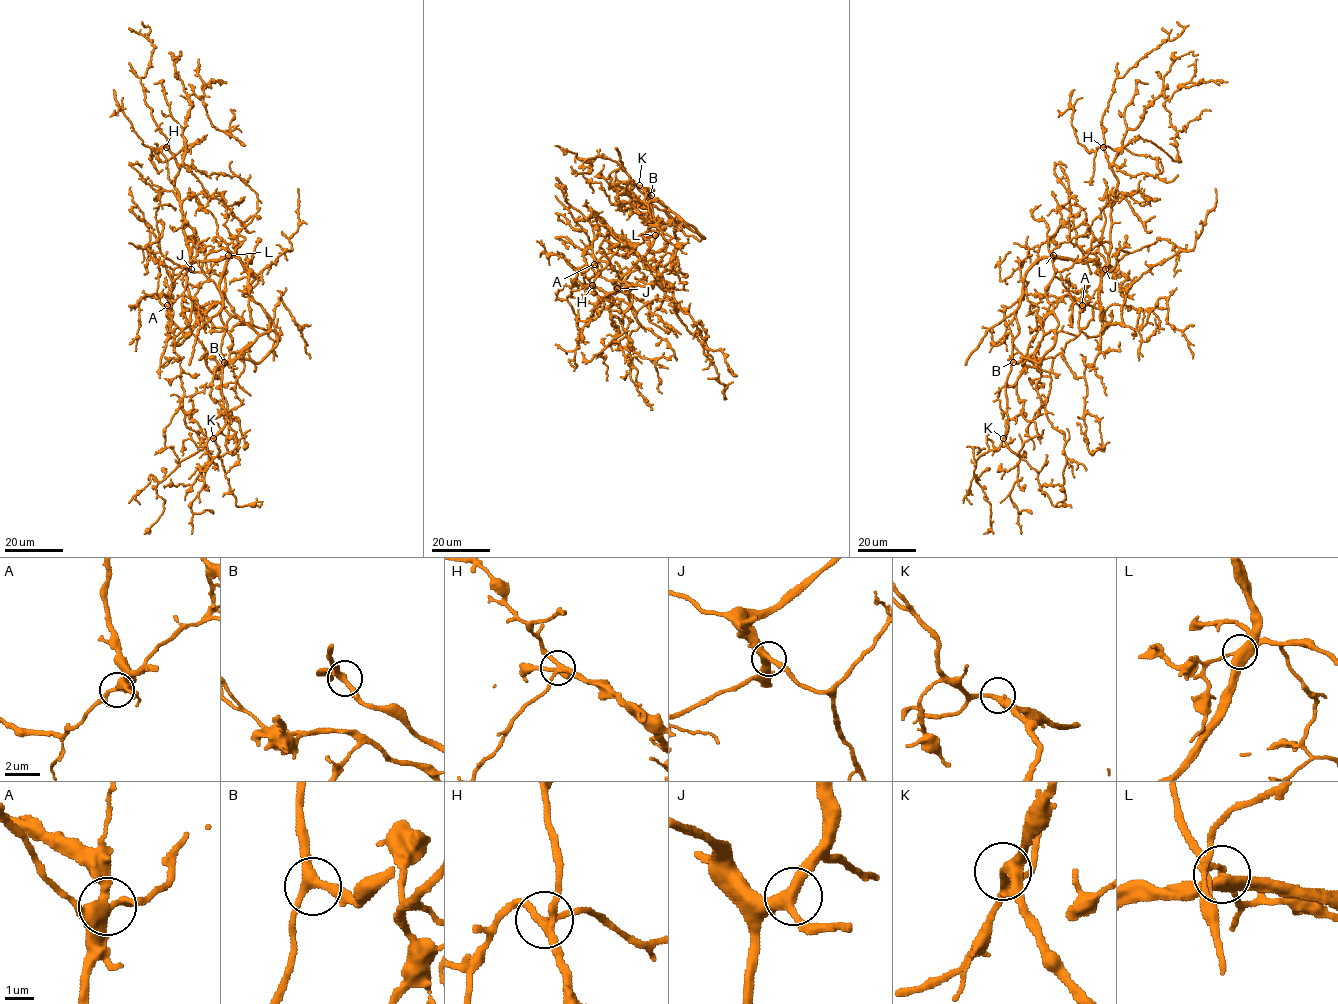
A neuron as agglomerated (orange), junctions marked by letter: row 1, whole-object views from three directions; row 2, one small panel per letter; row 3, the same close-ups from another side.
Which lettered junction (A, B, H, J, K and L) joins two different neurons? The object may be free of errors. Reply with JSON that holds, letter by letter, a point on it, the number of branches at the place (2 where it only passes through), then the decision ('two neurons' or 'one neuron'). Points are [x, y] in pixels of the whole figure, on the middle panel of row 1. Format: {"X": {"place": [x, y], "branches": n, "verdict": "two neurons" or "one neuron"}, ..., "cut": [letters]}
{"A": {"place": [594, 264], "branches": 4, "verdict": "one neuron"}, "B": {"place": [651, 195], "branches": 3, "verdict": "one neuron"}, "H": {"place": [592, 285], "branches": 4, "verdict": "one neuron"}, "J": {"place": [617, 288], "branches": 3, "verdict": "one neuron"}, "K": {"place": [639, 185], "branches": 4, "verdict": "one neuron"}, "L": {"place": [655, 235], "branches": 4, "verdict": "one neuron"}, "cut": []}

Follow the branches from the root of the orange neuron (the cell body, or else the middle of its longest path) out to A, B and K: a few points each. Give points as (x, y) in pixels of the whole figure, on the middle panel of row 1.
A: (651, 244), (650, 249), (613, 283), (618, 275), (610, 264), (605, 261), (594, 264)
B: (651, 244), (657, 232), (652, 212), (646, 206), (646, 197), (651, 201), (647, 195), (651, 195)
K: (651, 244), (657, 224), (646, 206), (646, 197), (651, 201), (647, 188), (653, 190), (644, 190), (639, 185)

